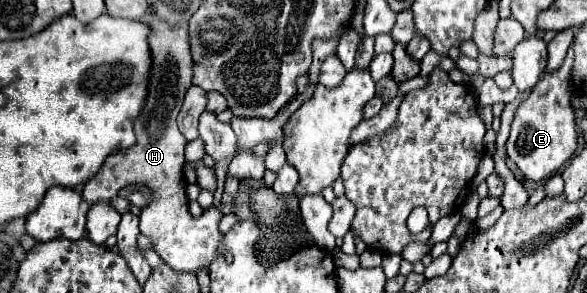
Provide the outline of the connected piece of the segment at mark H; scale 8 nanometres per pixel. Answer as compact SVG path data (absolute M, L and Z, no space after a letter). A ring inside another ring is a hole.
M156 16L148 22L152 28L150 48L152 48L152 78L146 106L136 120L134 128L138 134L138 142L114 156L108 156L102 164L100 172L84 184L82 198L88 204L110 202L118 196L124 186L148 186L152 190L152 202L142 210L140 232L152 240L154 252L174 270L180 272L198 272L200 268L208 268L216 256L216 250L222 242L222 234L218 230L218 222L222 214L215 206L204 209L202 216L194 220L188 212L186 198L186 178L182 166L186 138L180 134L176 116L182 106L182 98L190 88L192 80L192 56L188 46L188 24L170 26Z

